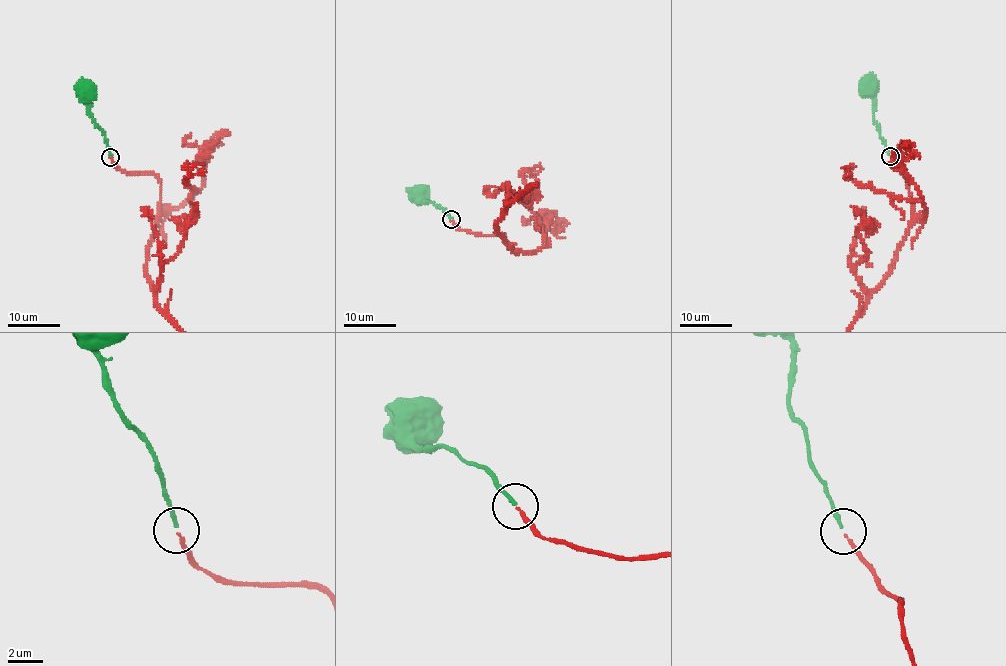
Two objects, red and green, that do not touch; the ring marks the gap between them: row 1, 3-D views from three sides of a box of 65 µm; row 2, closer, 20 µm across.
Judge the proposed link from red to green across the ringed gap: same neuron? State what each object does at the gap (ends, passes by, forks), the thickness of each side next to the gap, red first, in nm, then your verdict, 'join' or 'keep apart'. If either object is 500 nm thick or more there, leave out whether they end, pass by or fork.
red ends | green ends | 180/220 nm | join

